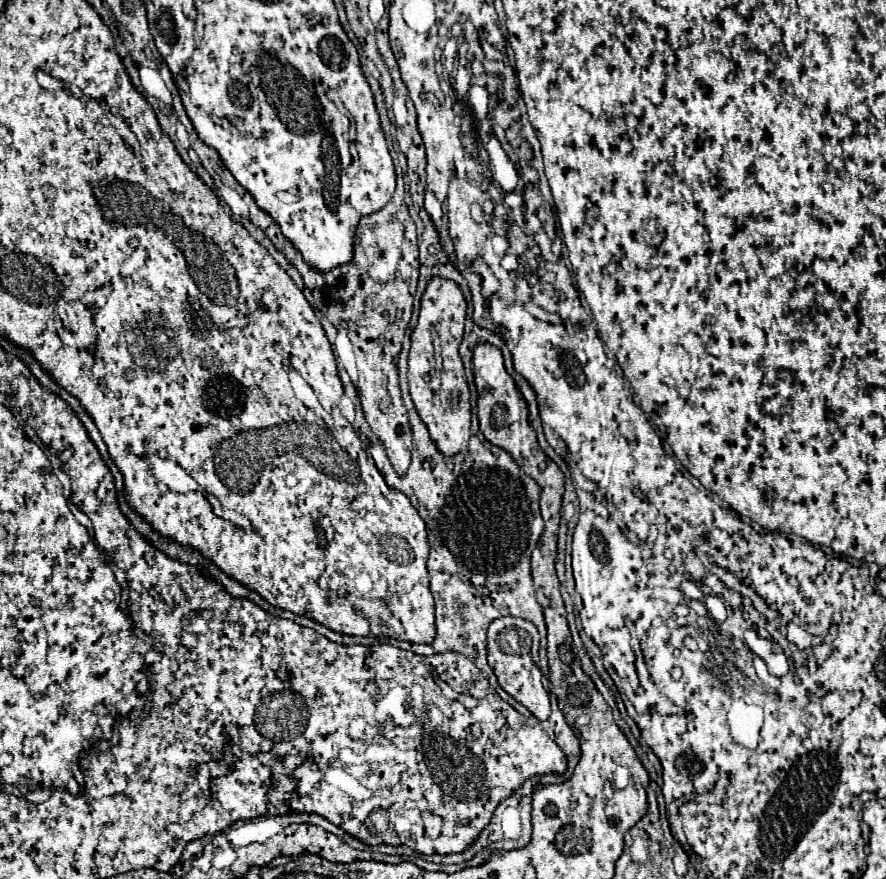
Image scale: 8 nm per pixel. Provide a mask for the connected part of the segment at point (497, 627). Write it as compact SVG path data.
M505 616L491 622L487 632L487 660L499 680L499 686L519 704L523 704L535 718L547 720L551 708L549 708L549 696L541 682L543 674L537 666L537 650L539 650L539 632L535 624L515 616Z

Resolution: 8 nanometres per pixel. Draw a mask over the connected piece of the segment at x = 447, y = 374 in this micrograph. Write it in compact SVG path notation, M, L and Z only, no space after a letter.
M433 278L425 294L421 298L421 312L419 322L411 334L411 350L409 350L409 392L419 416L427 426L430 437L445 456L455 456L457 452L465 450L471 438L471 402L469 402L469 386L463 372L463 362L459 356L459 344L463 340L463 326L465 326L467 302L459 286L445 278Z

